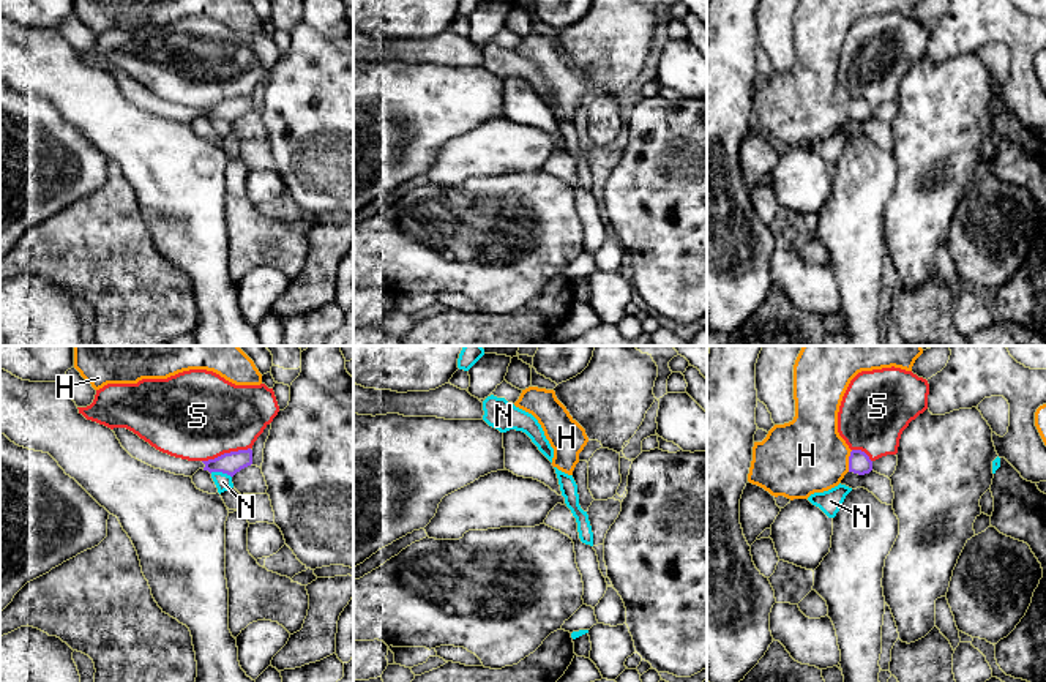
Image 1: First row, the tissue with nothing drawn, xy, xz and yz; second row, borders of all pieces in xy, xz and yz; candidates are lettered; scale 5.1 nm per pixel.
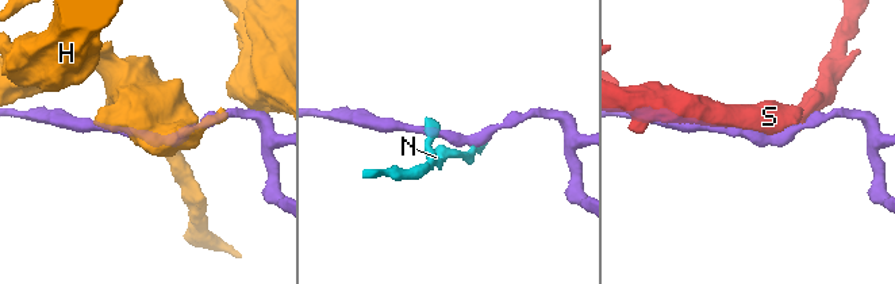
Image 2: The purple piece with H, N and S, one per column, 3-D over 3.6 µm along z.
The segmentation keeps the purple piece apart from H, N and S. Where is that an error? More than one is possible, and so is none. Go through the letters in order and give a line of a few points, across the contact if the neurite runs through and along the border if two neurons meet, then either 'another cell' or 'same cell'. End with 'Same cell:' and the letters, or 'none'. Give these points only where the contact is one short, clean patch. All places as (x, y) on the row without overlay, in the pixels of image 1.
H: another cell
N: line xy (210, 119), (226, 119), (231, 123); another cell
S: another cell
Same cell: none

